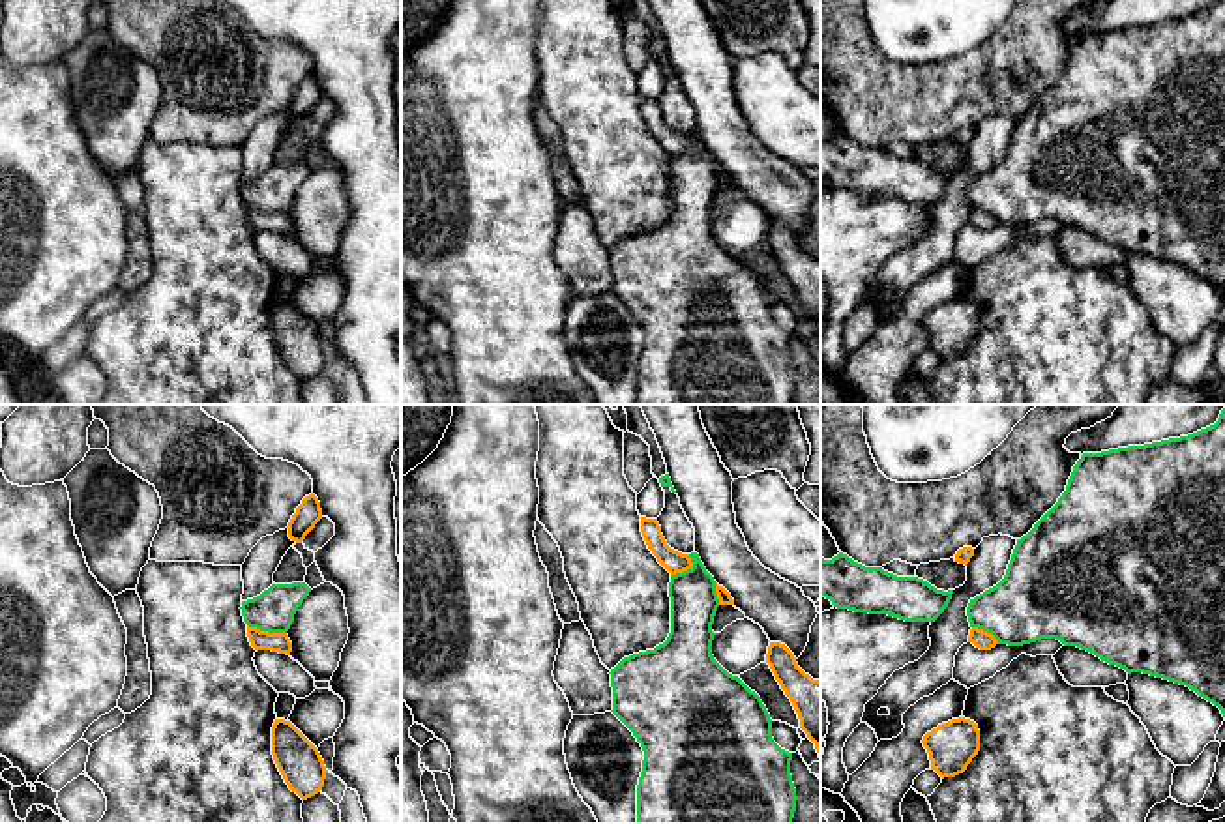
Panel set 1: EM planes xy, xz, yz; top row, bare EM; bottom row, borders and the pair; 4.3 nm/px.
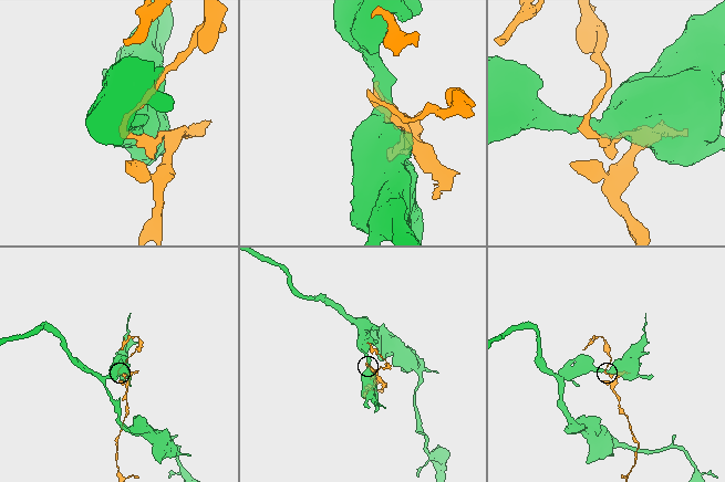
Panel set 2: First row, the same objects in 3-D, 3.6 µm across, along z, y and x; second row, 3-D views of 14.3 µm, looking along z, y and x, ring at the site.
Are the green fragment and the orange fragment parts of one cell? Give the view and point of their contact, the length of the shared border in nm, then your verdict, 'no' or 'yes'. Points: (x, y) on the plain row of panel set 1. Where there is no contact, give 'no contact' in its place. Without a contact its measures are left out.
meets green in xy at (266, 210); contact 170 nm long; no

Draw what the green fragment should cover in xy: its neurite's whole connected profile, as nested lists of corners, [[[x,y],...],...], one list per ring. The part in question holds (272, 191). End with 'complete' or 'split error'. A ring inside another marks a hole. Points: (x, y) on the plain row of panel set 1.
[[[305,163],[272,165],[260,176],[242,182],[244,202],[260,212],[287,213],[309,172]]]; complete

